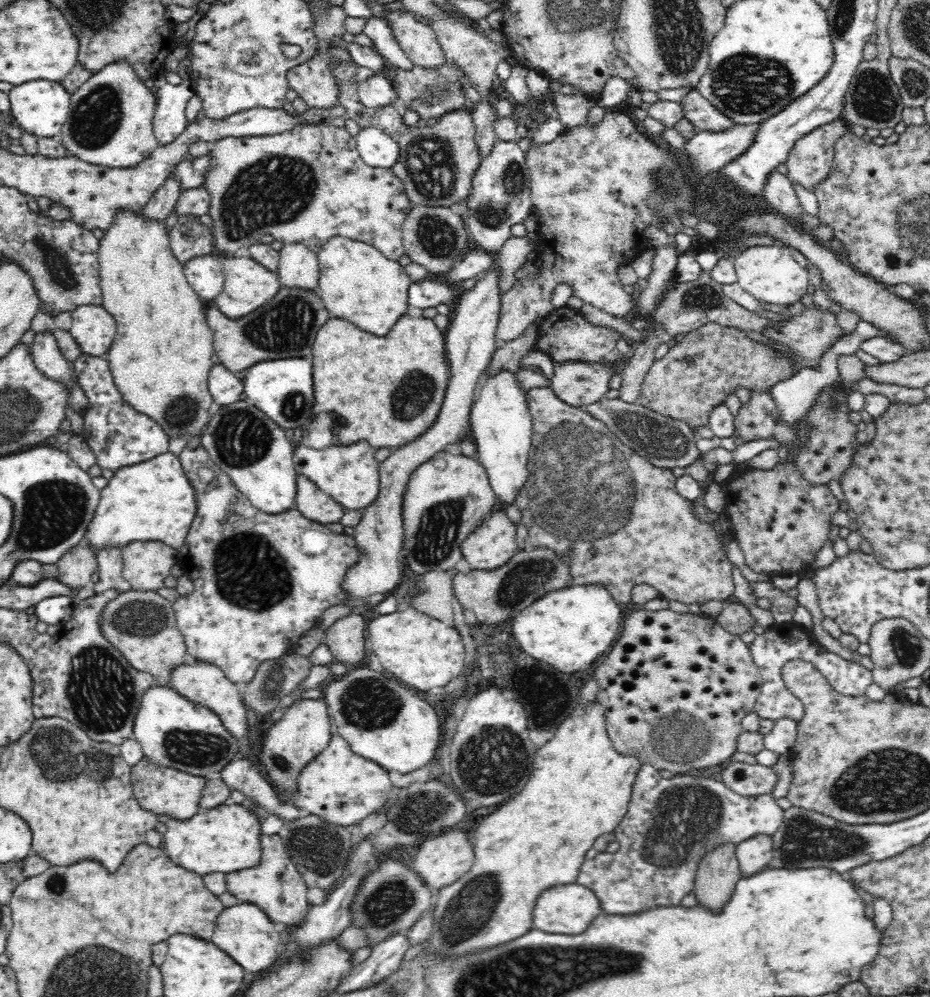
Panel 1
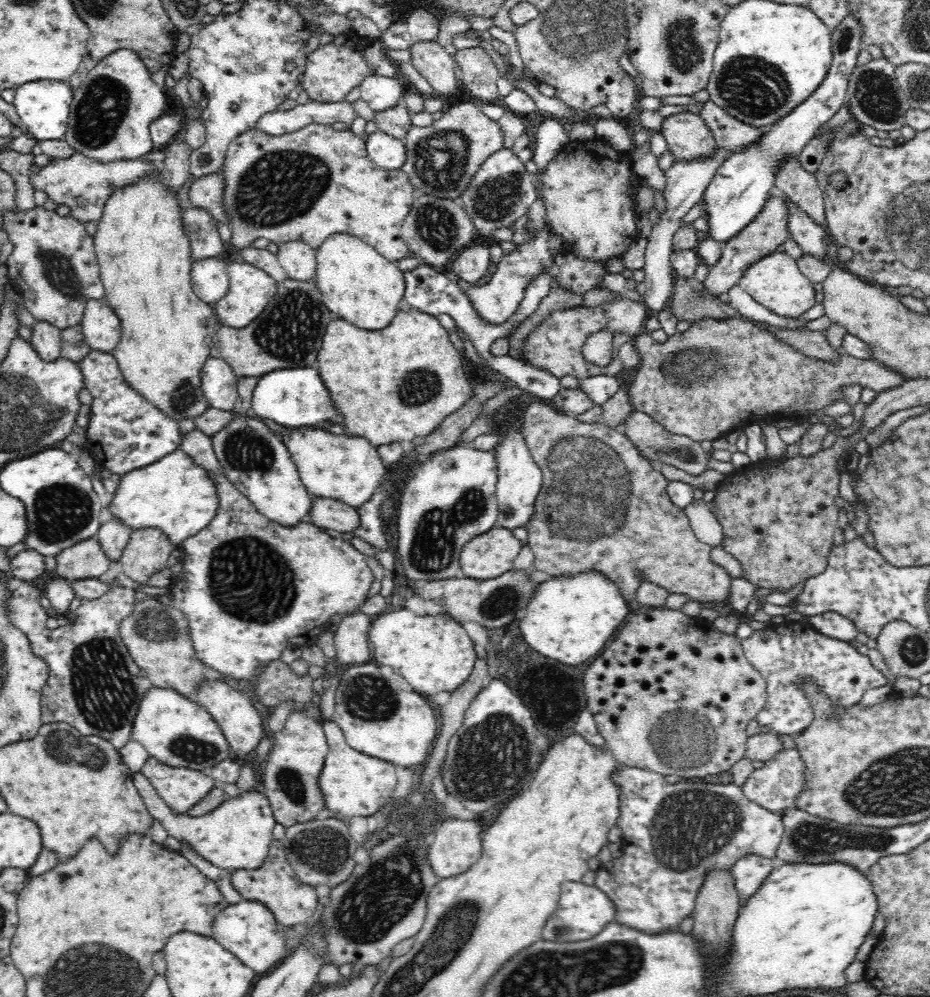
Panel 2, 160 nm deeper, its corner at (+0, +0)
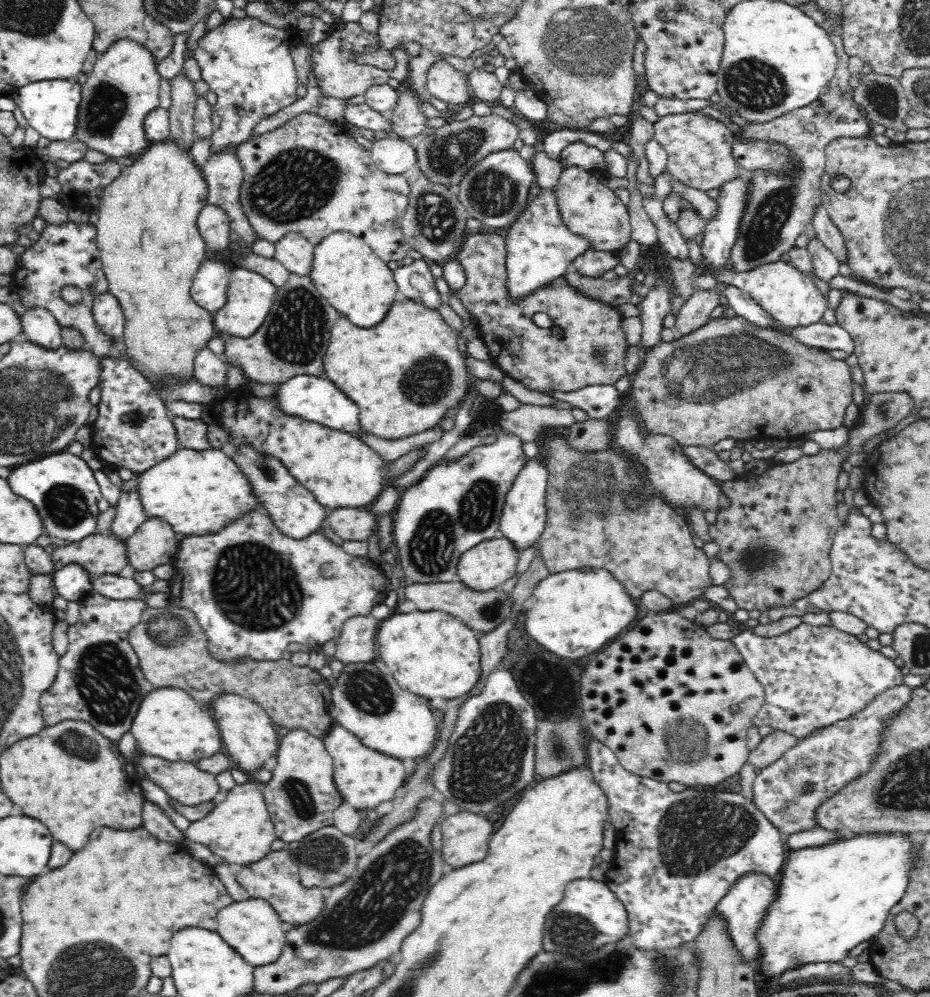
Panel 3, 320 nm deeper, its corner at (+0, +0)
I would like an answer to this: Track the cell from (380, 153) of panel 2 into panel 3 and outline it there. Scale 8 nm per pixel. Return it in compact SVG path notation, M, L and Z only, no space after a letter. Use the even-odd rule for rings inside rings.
M391 134L373 143L371 157L376 166L388 174L404 174L418 162L416 150L406 139Z

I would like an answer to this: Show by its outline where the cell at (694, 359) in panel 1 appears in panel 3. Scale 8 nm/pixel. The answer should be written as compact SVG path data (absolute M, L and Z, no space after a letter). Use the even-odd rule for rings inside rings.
M736 315L732 318L724 316L717 319L712 318L704 326L696 328L690 334L676 337L673 342L662 342L654 348L649 348L642 366L634 374L634 379L631 380L631 396L637 403L637 409L642 419L644 419L647 430L651 433L674 437L683 446L705 446L711 449L714 444L720 442L723 438L734 438L738 443L744 439L762 440L766 436L764 428L768 428L768 426L774 428L774 430L768 430L770 432L770 439L798 438L807 435L809 432L816 432L816 430L834 430L834 428L840 428L843 426L846 409L848 409L848 406L852 402L853 384L852 371L850 371L850 366L848 366L846 360L835 360L823 349L806 346L801 344L798 339L782 331L752 324L741 316Z

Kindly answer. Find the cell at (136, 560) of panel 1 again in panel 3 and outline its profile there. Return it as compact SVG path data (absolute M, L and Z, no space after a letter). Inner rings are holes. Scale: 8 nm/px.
M147 518L126 540L126 556L136 571L151 571L160 564L170 564L175 556L176 531L168 522Z

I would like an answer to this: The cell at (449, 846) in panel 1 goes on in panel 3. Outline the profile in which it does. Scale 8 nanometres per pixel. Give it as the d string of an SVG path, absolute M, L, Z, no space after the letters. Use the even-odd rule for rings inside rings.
M460 810L458 813L447 816L441 821L441 834L443 839L442 859L450 868L460 868L466 865L481 862L486 859L489 850L491 835L497 827L490 818L484 814Z

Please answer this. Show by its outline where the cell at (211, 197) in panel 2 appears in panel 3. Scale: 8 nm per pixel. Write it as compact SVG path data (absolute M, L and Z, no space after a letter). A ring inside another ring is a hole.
M226 148L212 155L202 171L208 183L208 202L220 206L228 214L230 228L238 233L239 240L251 246L257 234L240 205L240 186L242 186L242 165L236 159L236 149Z

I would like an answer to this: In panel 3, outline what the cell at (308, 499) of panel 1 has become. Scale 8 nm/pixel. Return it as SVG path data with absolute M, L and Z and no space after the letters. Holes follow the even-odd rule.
M332 508L326 512L326 521L344 541L366 541L376 526L374 515L368 508Z

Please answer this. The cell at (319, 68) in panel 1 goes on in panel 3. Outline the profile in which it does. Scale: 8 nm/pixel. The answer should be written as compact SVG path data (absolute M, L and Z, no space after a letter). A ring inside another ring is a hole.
M340 20L330 26L327 35L326 39L312 46L309 56L318 87L325 97L350 99L353 96L363 95L374 84L386 84L390 78L396 78L399 81L410 79L409 67L412 56L404 48L392 50L392 56L396 61L396 66L392 70L380 70L375 66L358 62L366 49L377 47L379 42L377 33L367 32L360 23Z

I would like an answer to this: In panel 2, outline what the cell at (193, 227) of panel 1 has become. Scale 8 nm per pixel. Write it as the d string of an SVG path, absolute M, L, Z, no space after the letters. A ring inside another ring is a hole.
M196 207L183 210L182 225L190 239L192 260L217 257L224 250L224 241L219 237L216 220L208 211Z

